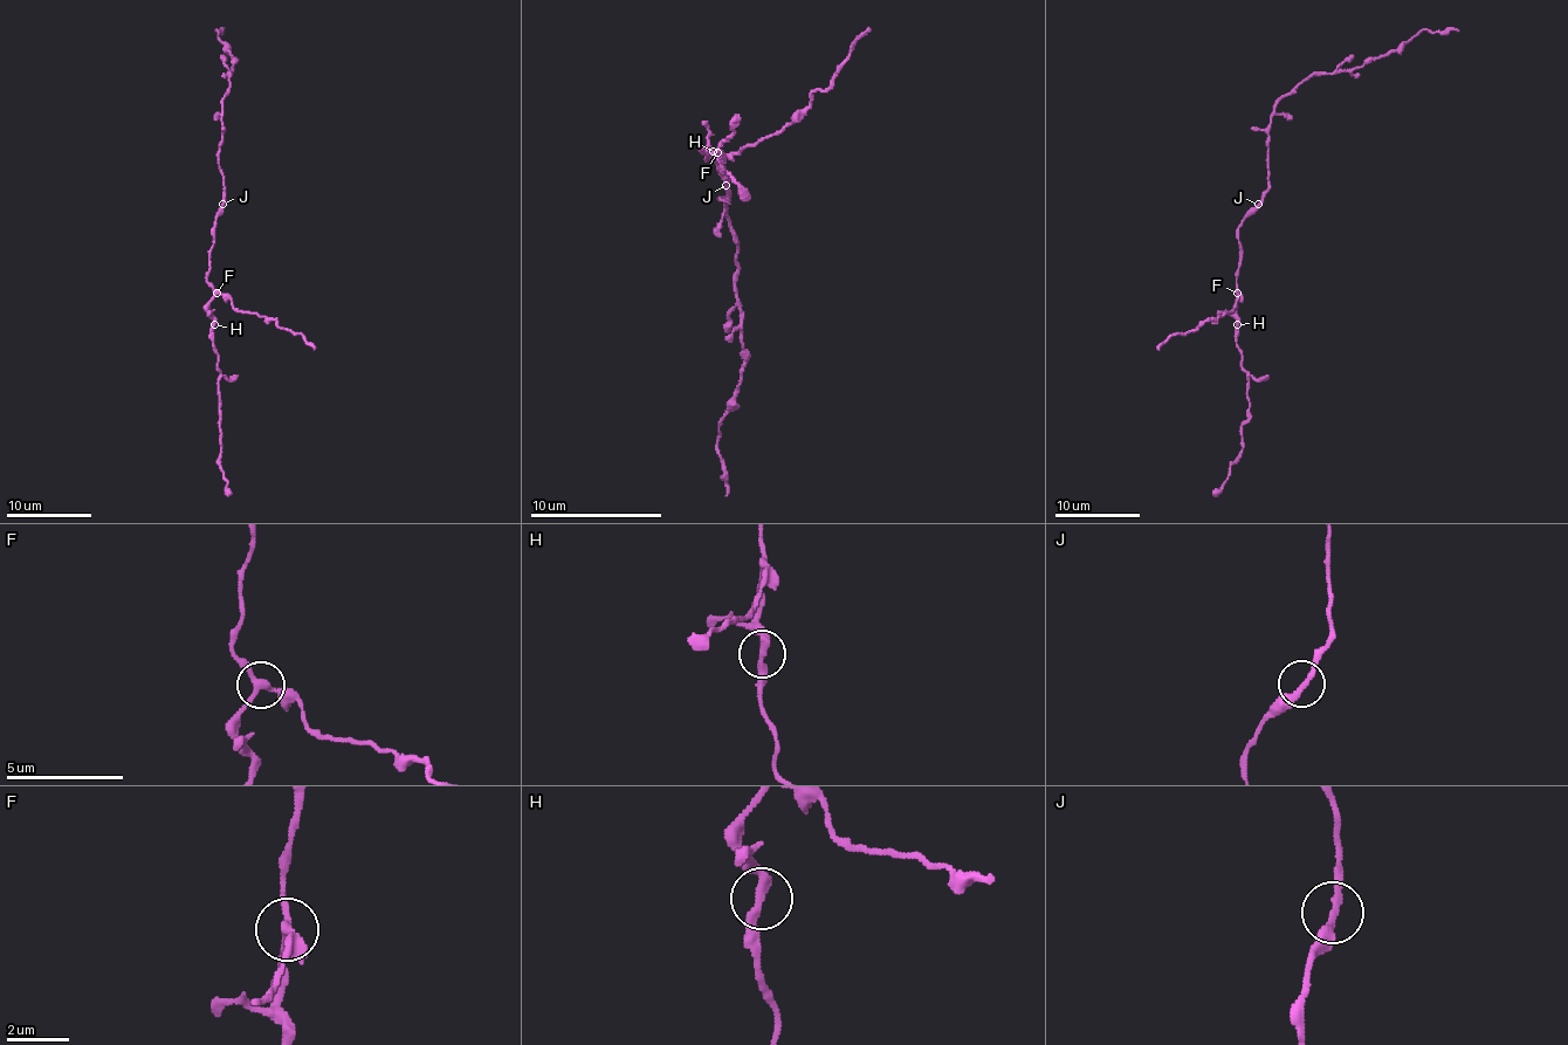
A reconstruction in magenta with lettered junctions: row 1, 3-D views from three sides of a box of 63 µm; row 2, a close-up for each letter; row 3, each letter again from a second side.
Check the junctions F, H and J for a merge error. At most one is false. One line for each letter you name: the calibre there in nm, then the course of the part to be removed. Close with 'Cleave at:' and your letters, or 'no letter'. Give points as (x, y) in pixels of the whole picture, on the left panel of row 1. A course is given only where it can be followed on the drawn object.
F: calibre 240 nm; course (215, 293), (235, 308), (254, 311), (275, 321), (288, 331), (301, 334), (314, 348)
Cleave at: F

